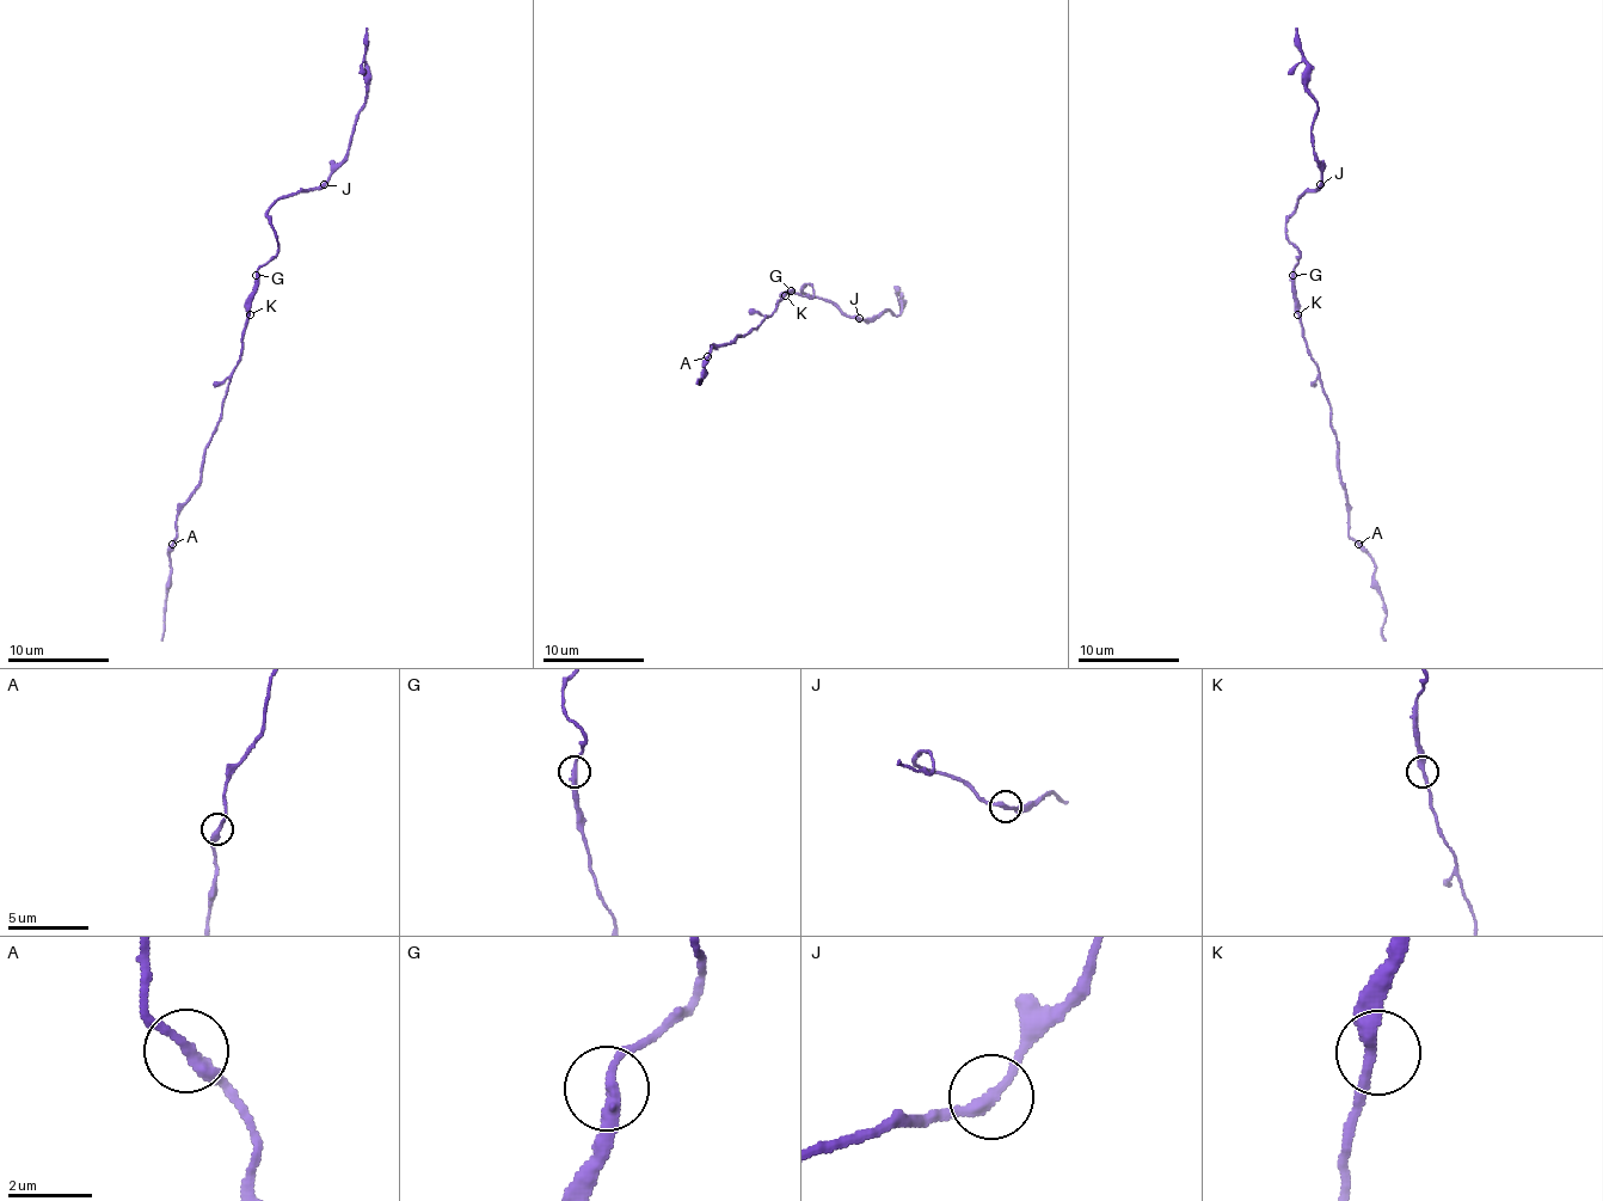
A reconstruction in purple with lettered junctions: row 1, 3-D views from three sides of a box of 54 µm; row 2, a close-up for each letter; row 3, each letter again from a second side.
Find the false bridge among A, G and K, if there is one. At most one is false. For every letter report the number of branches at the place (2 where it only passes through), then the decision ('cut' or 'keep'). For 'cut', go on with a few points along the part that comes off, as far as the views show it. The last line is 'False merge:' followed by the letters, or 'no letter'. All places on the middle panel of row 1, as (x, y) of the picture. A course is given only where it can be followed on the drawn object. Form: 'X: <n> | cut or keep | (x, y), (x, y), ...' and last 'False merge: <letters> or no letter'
A: 2 | keep
G: 2 | keep
K: 2 | keep
False merge: no letter

